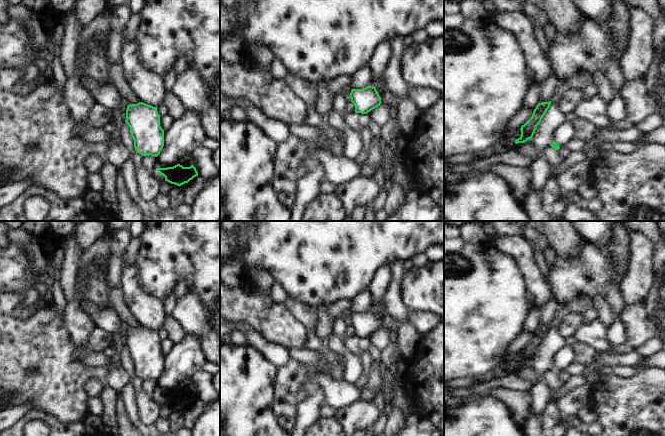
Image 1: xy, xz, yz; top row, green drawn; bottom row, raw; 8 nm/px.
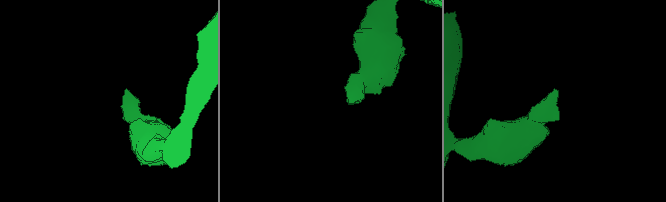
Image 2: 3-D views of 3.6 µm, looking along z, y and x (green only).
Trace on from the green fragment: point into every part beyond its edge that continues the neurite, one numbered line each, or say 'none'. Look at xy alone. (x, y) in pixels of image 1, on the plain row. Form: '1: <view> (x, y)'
none

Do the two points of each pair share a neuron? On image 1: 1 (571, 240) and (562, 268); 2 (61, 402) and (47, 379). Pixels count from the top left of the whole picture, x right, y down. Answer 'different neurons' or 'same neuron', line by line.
1: different neurons
2: same neuron

